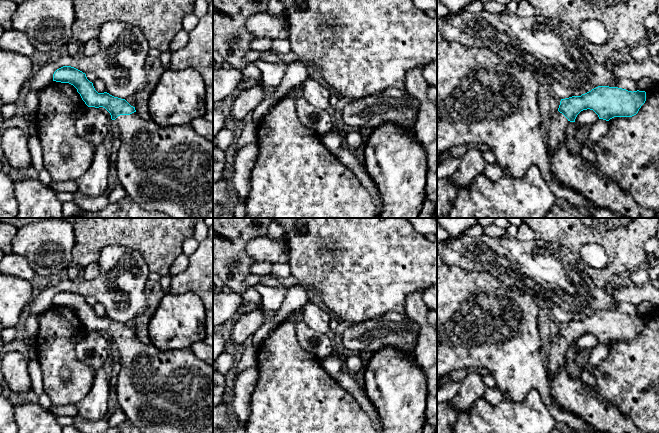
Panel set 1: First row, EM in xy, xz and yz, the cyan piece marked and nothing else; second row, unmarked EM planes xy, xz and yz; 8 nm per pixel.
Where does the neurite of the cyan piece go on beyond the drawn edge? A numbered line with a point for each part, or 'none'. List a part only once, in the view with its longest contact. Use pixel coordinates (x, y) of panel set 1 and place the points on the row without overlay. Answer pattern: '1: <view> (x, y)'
1: xy (160, 391)

